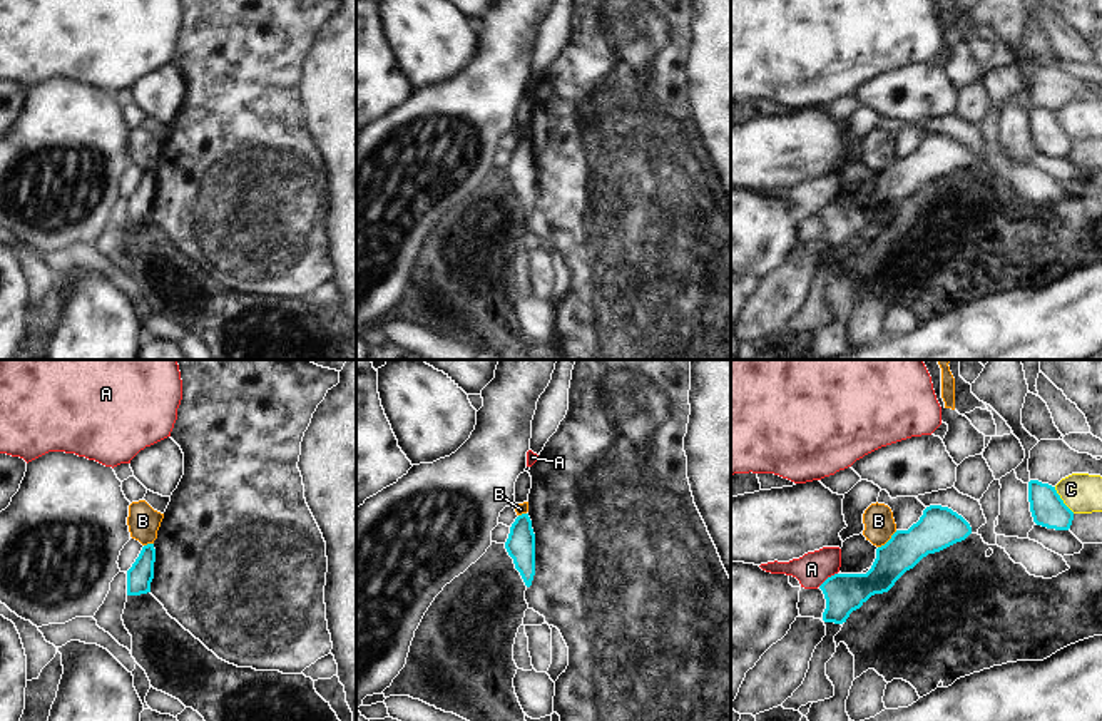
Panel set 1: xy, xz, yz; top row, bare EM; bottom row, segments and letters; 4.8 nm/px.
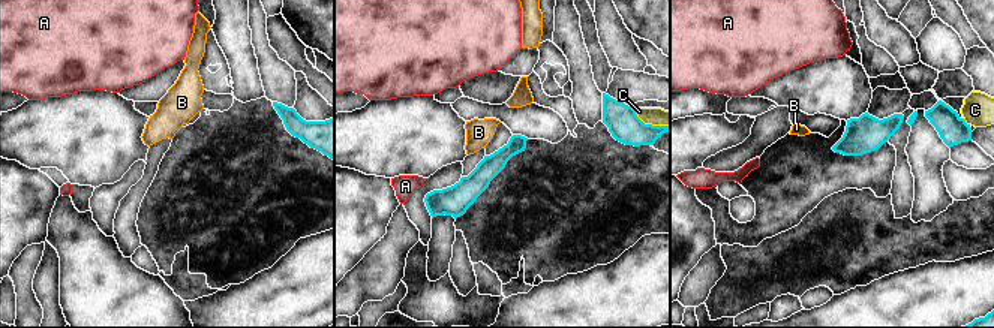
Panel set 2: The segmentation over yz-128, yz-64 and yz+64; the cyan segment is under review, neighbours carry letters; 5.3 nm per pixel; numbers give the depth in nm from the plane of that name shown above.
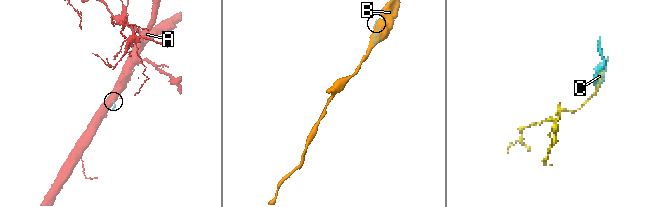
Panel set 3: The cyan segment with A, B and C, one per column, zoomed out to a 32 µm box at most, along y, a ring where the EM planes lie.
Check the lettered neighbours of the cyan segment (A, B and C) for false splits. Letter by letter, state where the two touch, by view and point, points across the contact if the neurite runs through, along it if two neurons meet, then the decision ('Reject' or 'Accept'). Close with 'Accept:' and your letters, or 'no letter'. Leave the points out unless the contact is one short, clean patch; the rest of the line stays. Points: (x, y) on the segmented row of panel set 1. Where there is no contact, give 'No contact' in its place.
A: Touches cyan at yz (828, 577). Boundary: yz (836, 572), (818, 586). Reject
B: Touches cyan at yz (888, 541). Boundary: yz (897, 531), (878, 547). Reject
C: Touches cyan at yz (1062, 501). Boundary: yz (1054, 487), (1074, 512). Reject
Accept: no letter.

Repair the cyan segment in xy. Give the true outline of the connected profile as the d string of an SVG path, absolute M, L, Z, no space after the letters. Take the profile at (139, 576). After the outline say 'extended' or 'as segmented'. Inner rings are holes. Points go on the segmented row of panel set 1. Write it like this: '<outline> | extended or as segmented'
M154 544L142 547L139 557L127 570L127 596L140 596L151 592L154 579L156 549Z | as segmented

